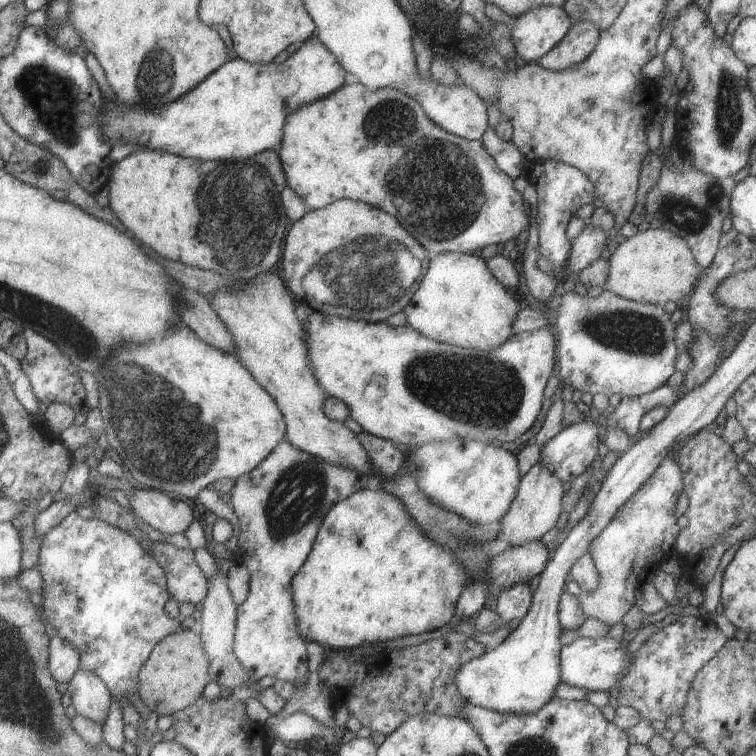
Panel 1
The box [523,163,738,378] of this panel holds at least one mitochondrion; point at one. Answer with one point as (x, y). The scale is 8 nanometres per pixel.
(634, 332)

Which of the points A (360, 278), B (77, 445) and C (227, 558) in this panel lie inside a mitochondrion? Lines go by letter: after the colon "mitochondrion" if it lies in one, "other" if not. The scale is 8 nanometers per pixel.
A: mitochondrion
B: other
C: other

